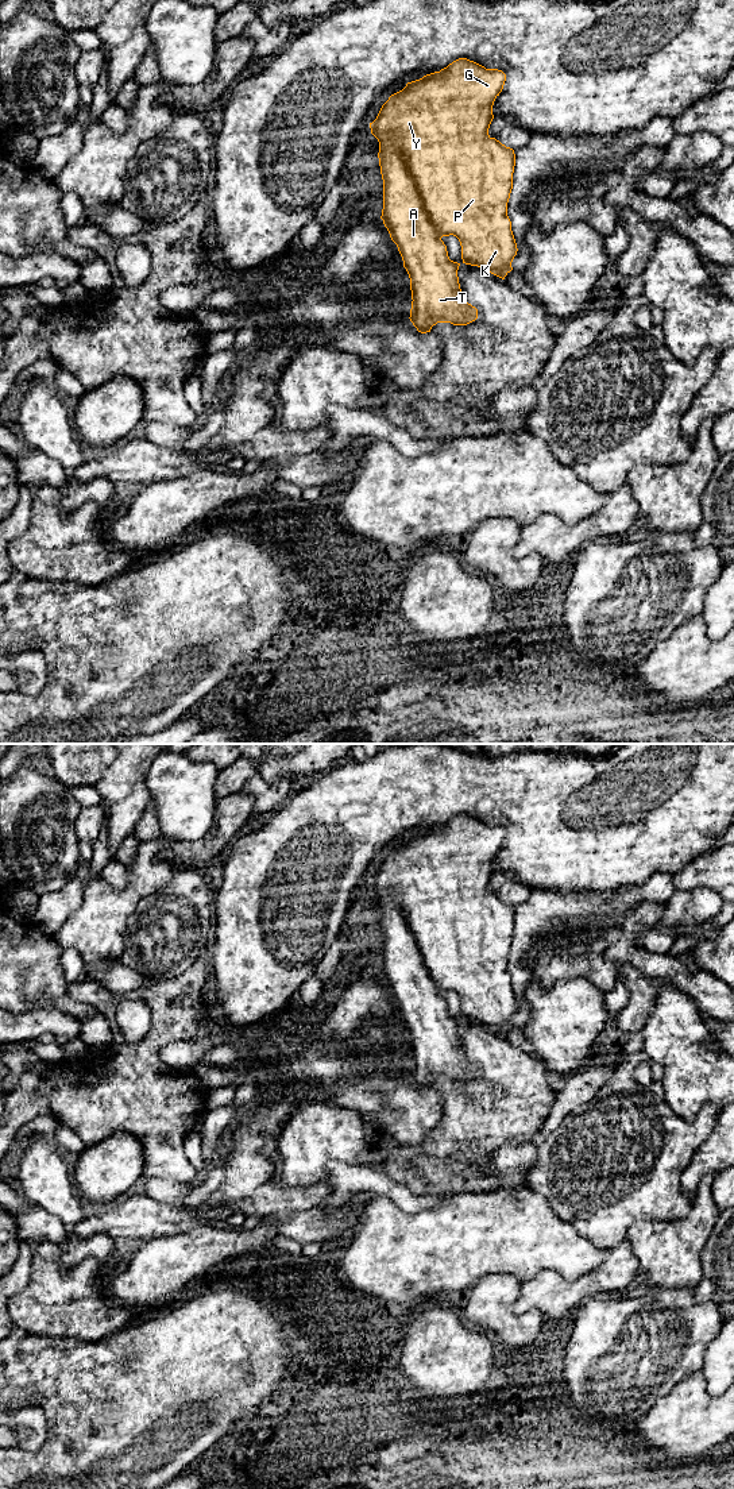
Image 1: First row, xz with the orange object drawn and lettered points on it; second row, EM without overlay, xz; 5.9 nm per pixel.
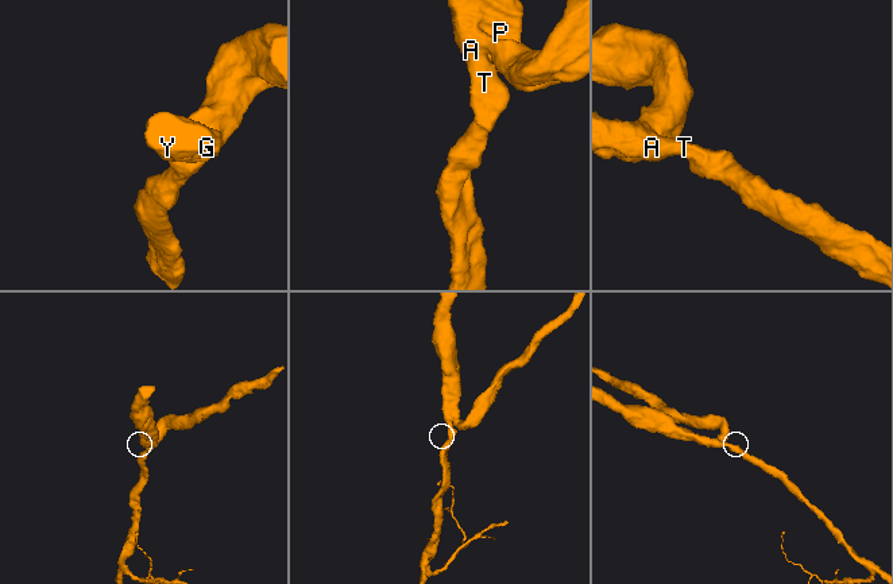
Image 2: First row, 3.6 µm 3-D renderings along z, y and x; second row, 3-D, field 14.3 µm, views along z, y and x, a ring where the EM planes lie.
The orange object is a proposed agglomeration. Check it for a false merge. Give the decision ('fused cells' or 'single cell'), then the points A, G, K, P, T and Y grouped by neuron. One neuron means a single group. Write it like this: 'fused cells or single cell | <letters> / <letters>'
single cell | A G K P T Y

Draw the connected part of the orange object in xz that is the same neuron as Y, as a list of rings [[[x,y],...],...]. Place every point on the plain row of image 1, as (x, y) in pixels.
[[[459,814],[449,819],[447,823],[441,825],[440,828],[434,828],[424,832],[420,836],[407,838],[402,846],[389,853],[389,856],[382,861],[376,875],[370,879],[371,890],[379,898],[378,914],[383,936],[383,965],[380,975],[383,976],[383,980],[387,984],[391,996],[397,1000],[403,1017],[403,1023],[409,1030],[413,1056],[409,1075],[417,1084],[417,1087],[421,1089],[430,1088],[432,1083],[437,1079],[467,1081],[478,1075],[478,1065],[464,1056],[460,1045],[457,1033],[460,1019],[449,1015],[447,1002],[441,996],[443,992],[453,991],[459,995],[461,1002],[461,1015],[465,1021],[478,1022],[502,1035],[505,1035],[505,1033],[513,1026],[511,1018],[517,1011],[518,1004],[511,987],[511,977],[507,972],[507,958],[513,945],[515,910],[513,904],[506,903],[499,896],[488,891],[488,884],[494,875],[492,861],[495,855],[503,845],[505,837],[506,830],[502,826],[486,825],[484,822],[474,817],[470,817],[467,814]]]

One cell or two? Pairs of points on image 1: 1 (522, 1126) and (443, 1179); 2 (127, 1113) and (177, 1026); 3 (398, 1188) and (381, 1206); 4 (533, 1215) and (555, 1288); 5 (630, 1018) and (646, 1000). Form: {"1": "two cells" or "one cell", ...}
{"1": "two cells", "2": "one cell", "3": "two cells", "4": "two cells", "5": "one cell"}

